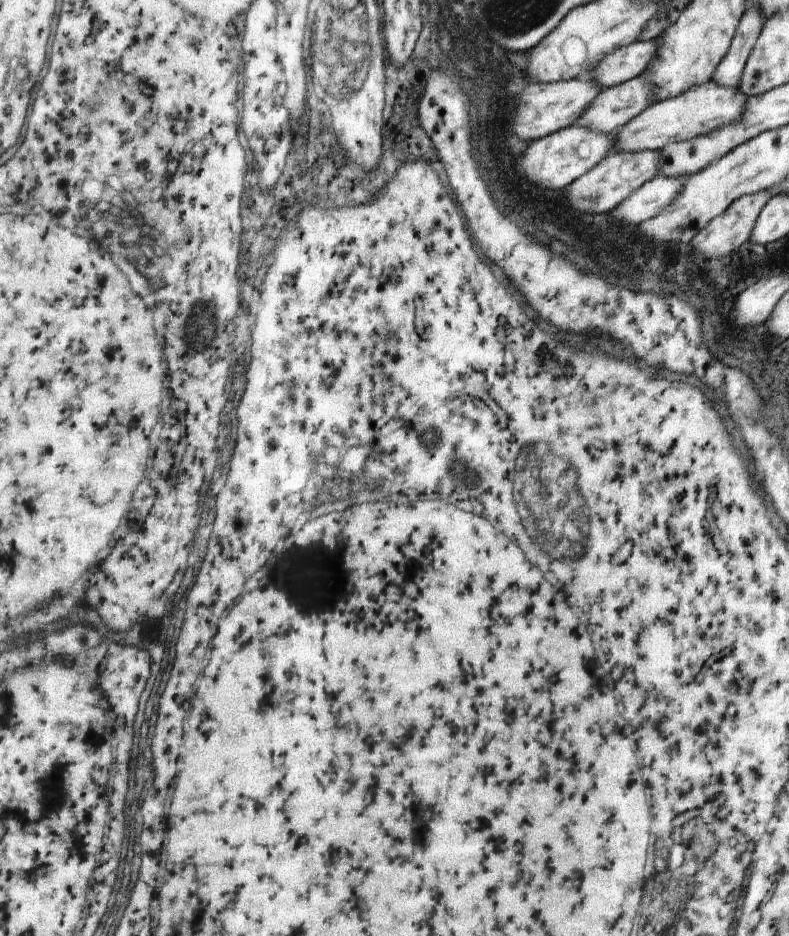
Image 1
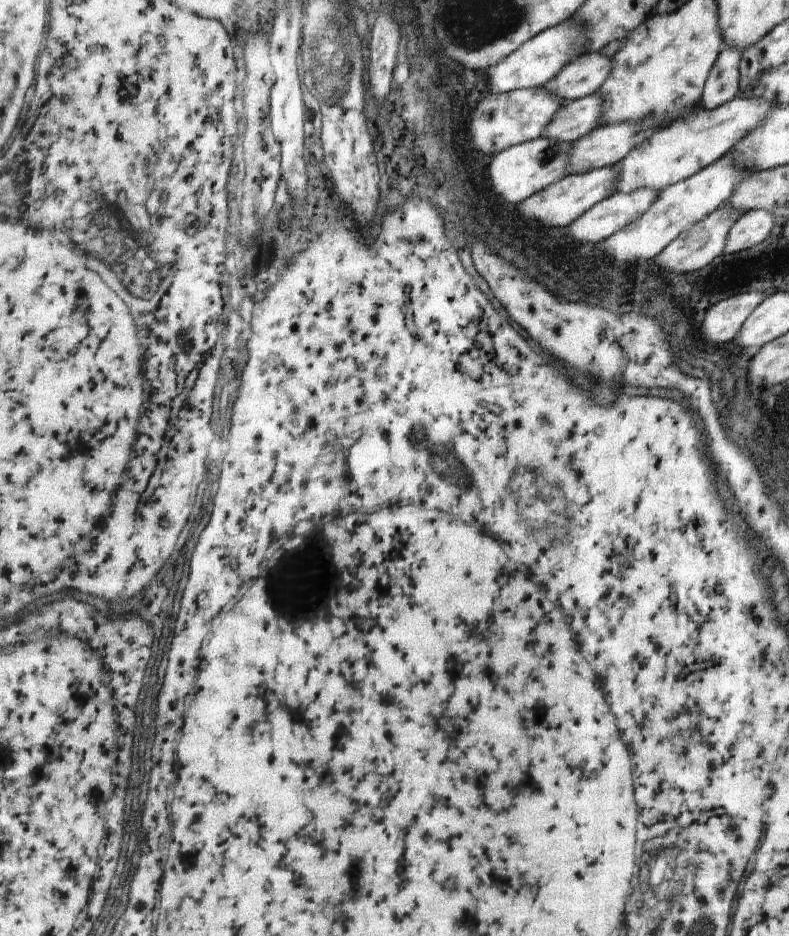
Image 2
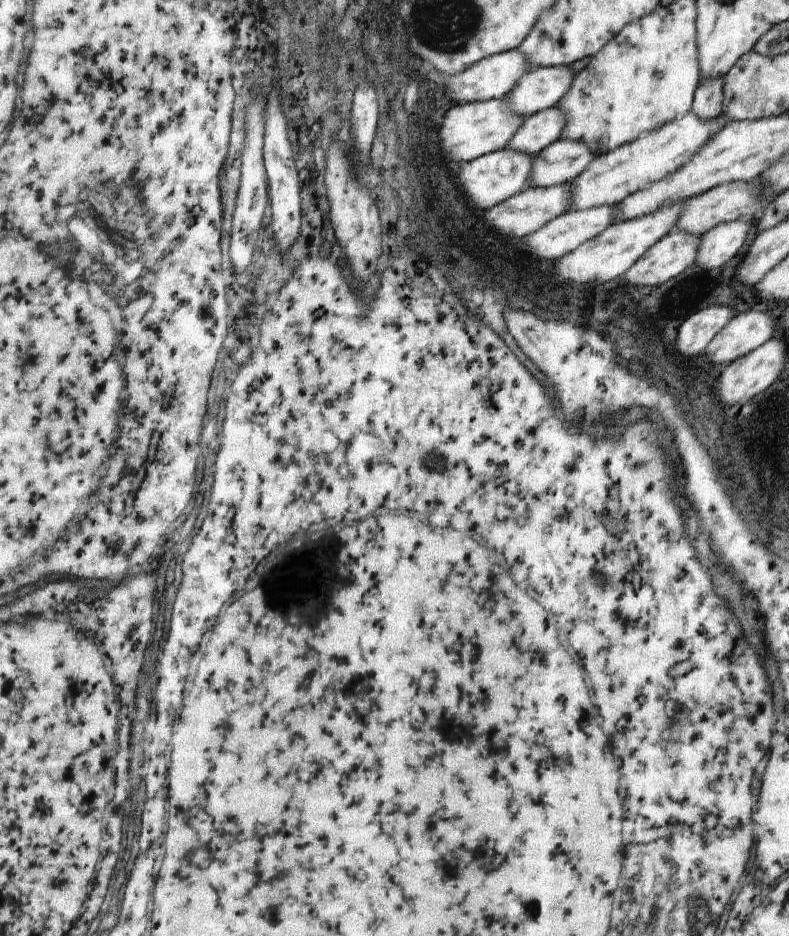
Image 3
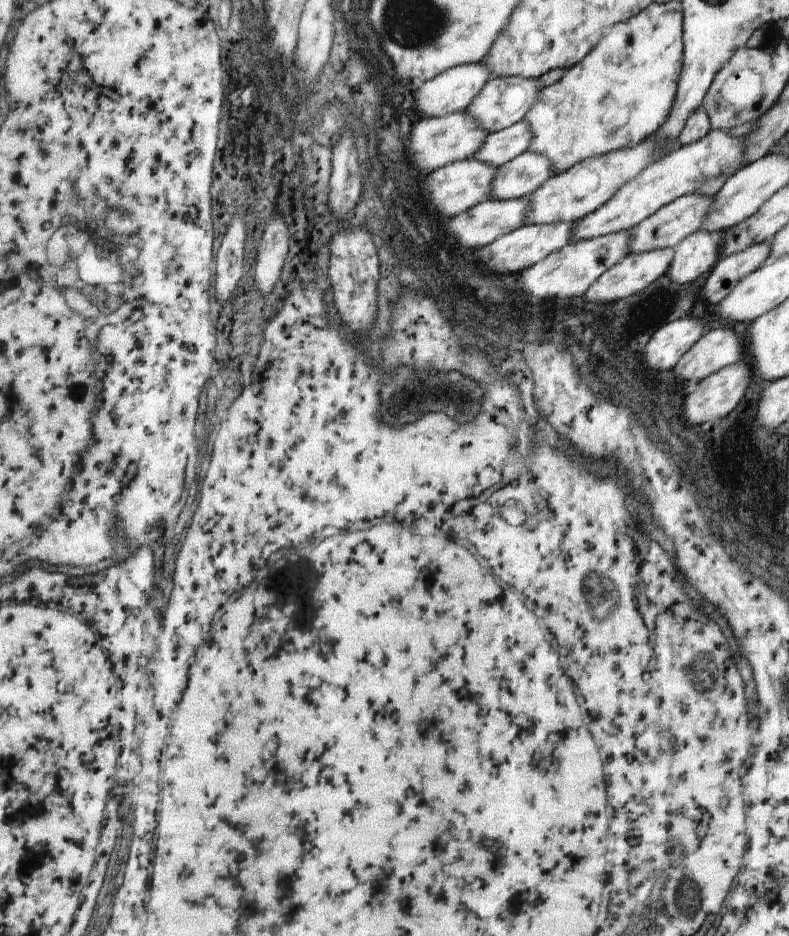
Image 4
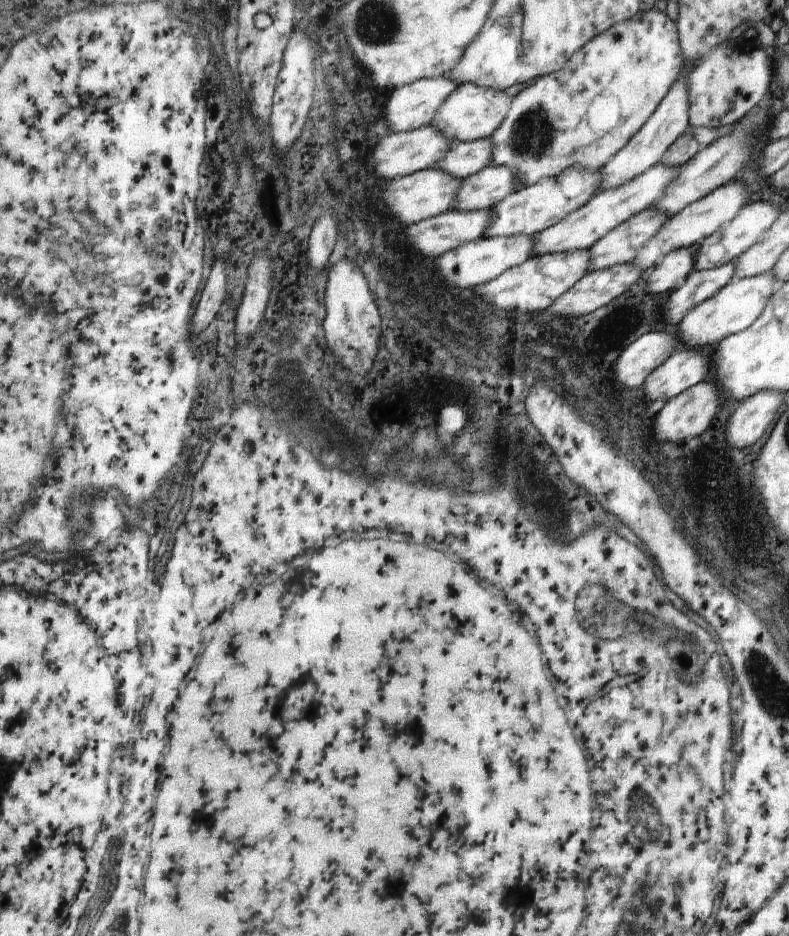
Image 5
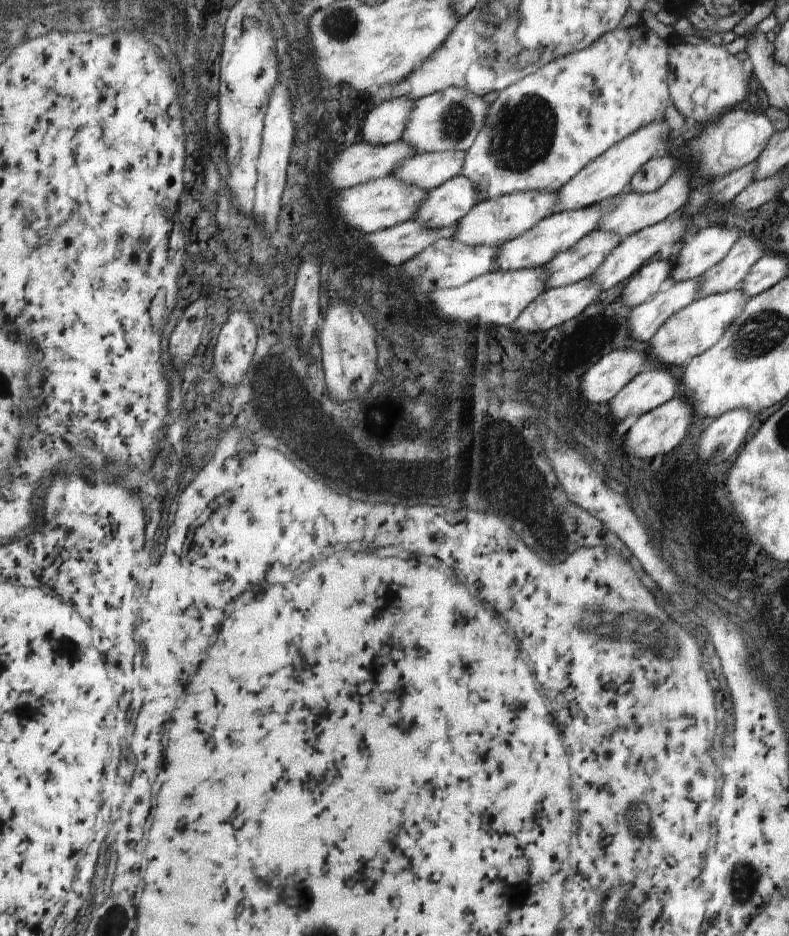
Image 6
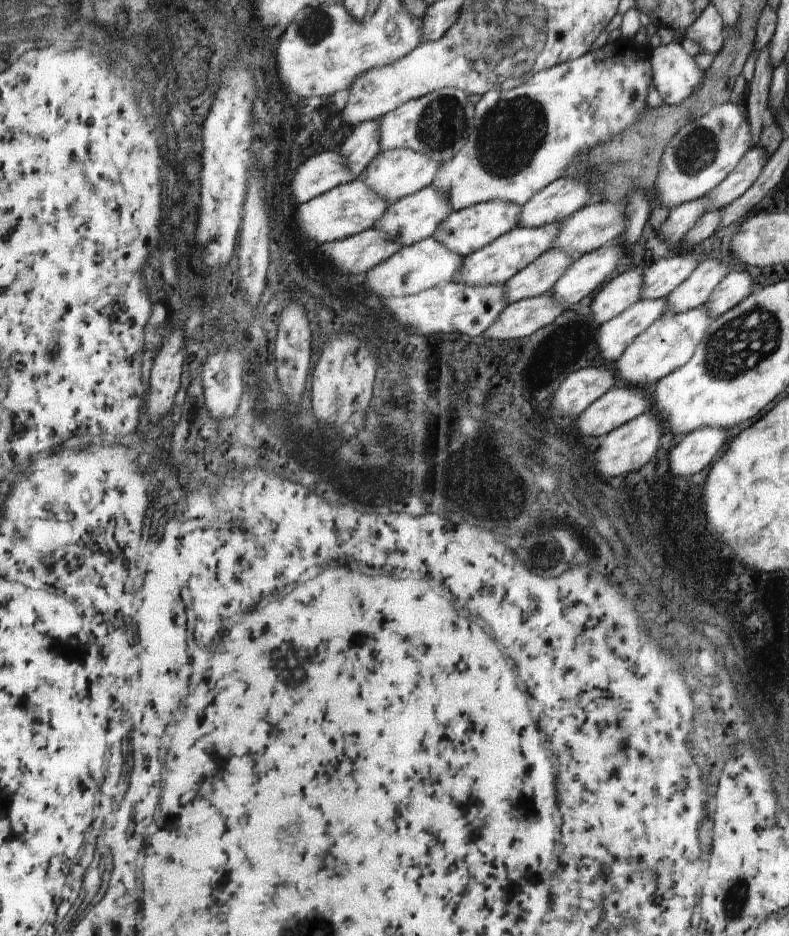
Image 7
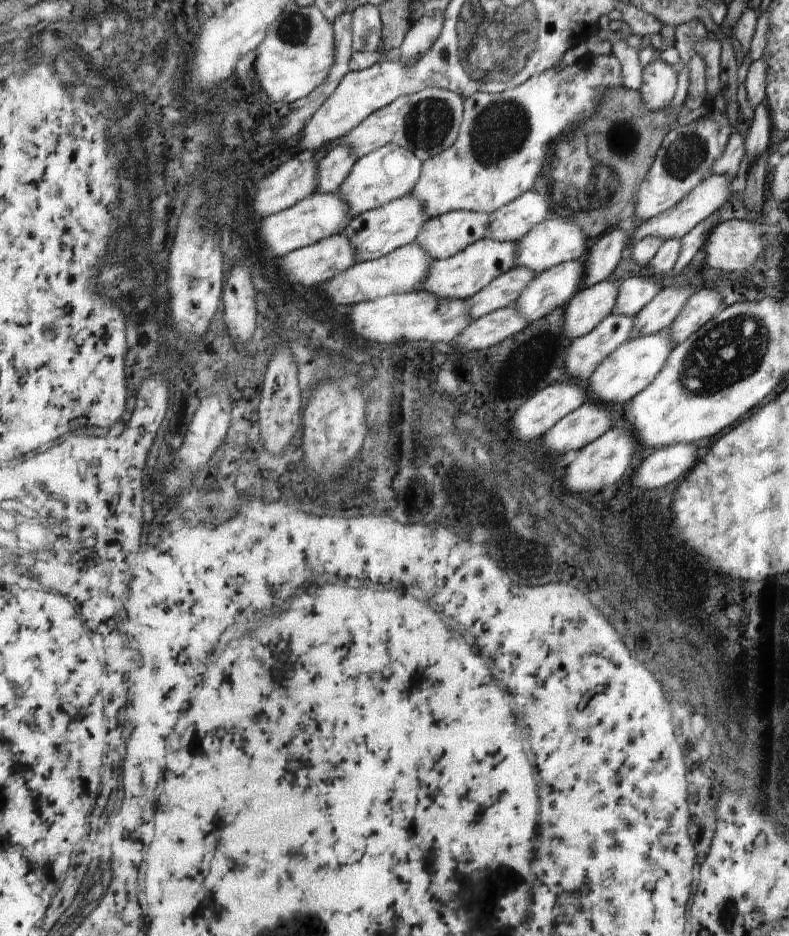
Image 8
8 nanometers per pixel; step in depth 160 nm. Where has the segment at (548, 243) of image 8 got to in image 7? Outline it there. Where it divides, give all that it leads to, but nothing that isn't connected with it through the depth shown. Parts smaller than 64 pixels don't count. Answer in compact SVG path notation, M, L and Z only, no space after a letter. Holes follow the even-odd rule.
M599 200L582 207L574 215L568 215L566 219L559 221L559 224L563 225L562 234L555 240L554 246L550 246L549 251L556 248L568 256L578 257L596 250L602 243L615 239L623 233L625 229L623 222L625 208L626 205L623 204L612 204Z

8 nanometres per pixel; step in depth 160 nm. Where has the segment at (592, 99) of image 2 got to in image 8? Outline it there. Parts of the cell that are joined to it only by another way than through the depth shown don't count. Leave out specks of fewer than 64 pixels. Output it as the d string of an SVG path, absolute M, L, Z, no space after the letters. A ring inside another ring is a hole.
M386 144L378 150L359 158L359 162L352 168L351 174L340 187L340 194L351 206L351 214L356 217L365 211L382 207L392 200L411 195L423 176L423 161L414 153L399 145Z

